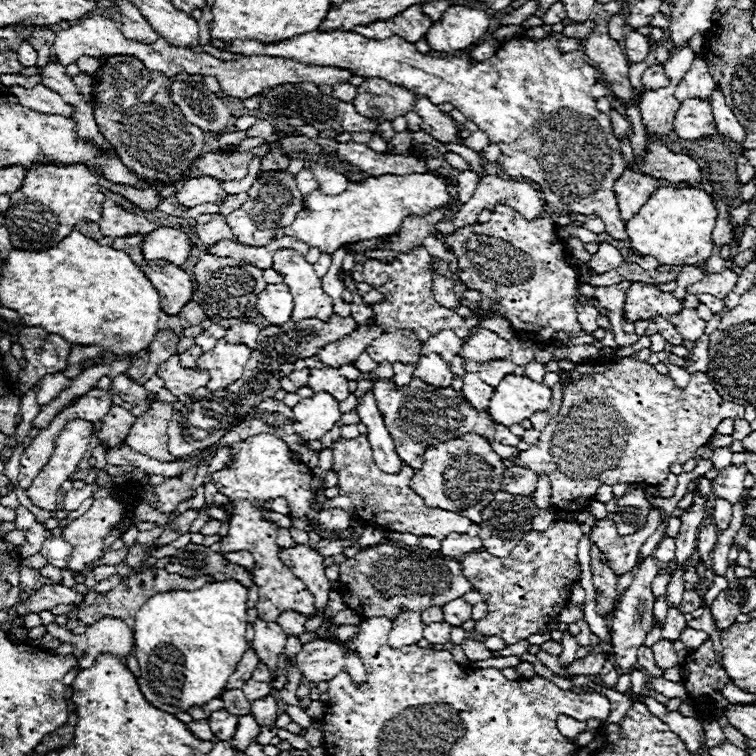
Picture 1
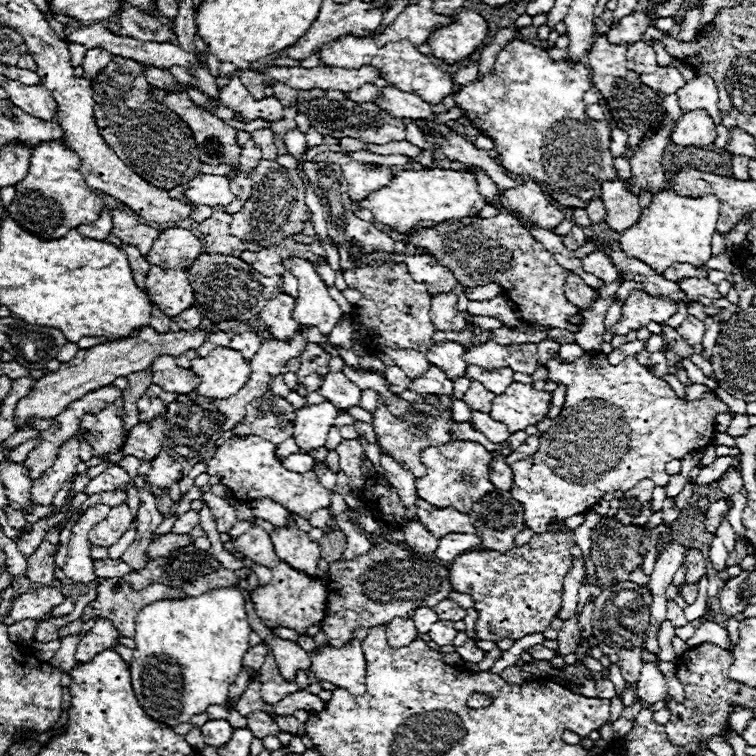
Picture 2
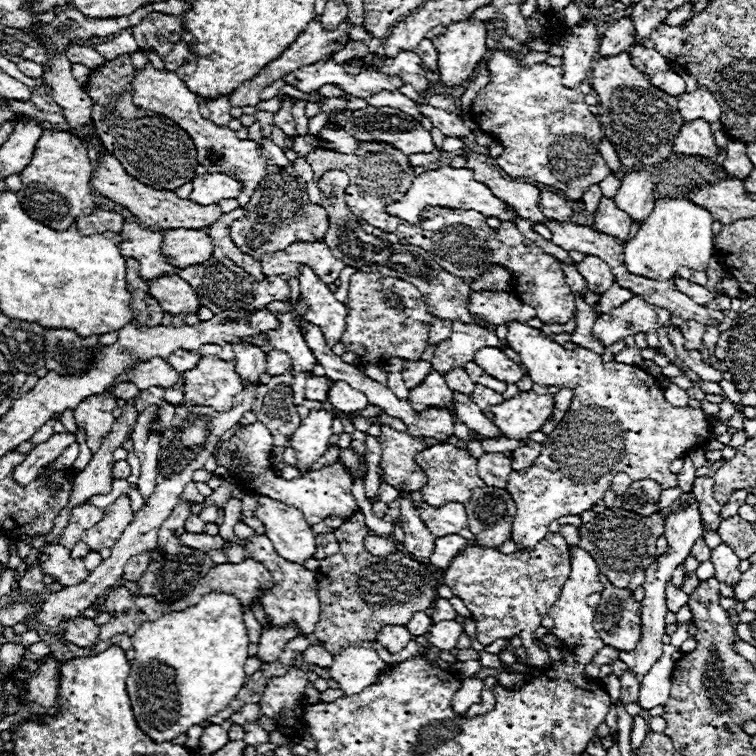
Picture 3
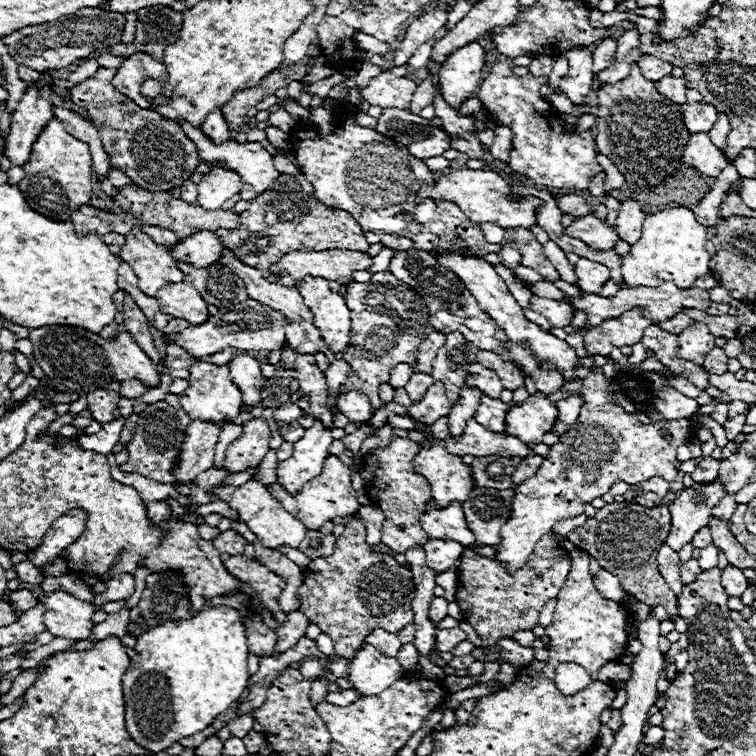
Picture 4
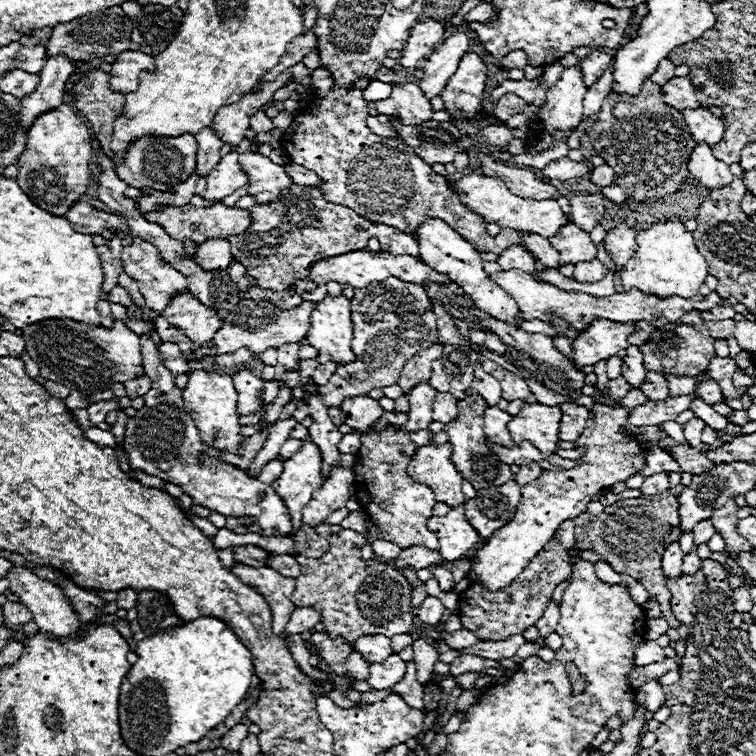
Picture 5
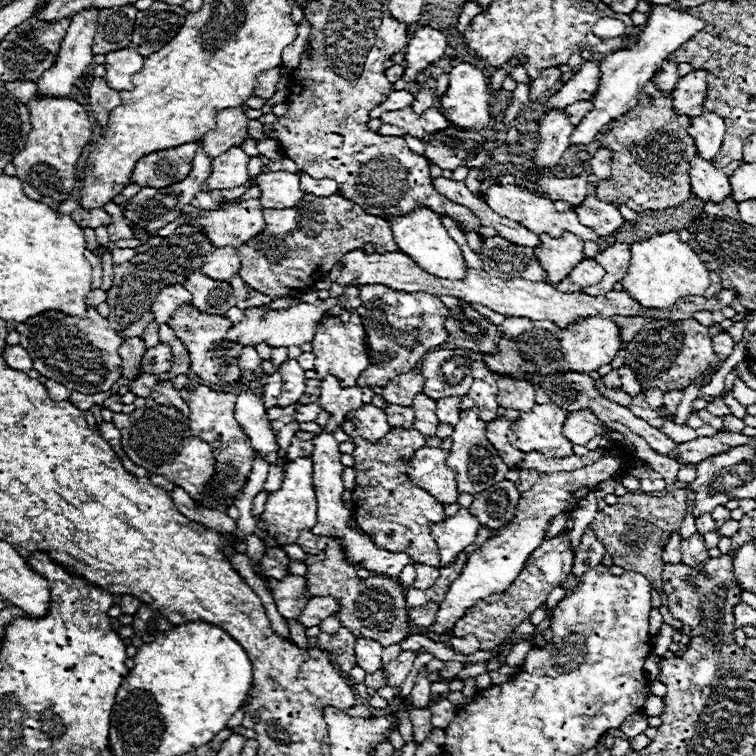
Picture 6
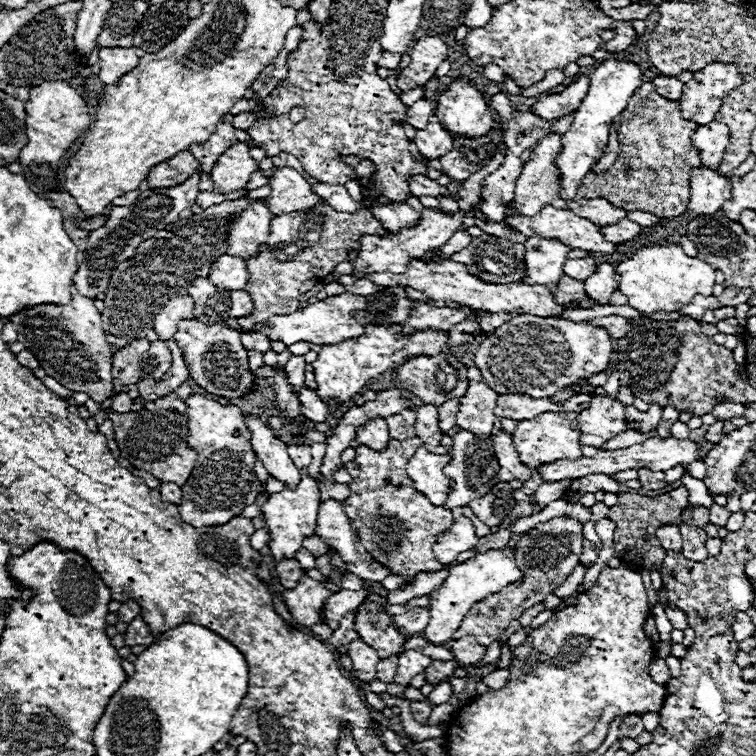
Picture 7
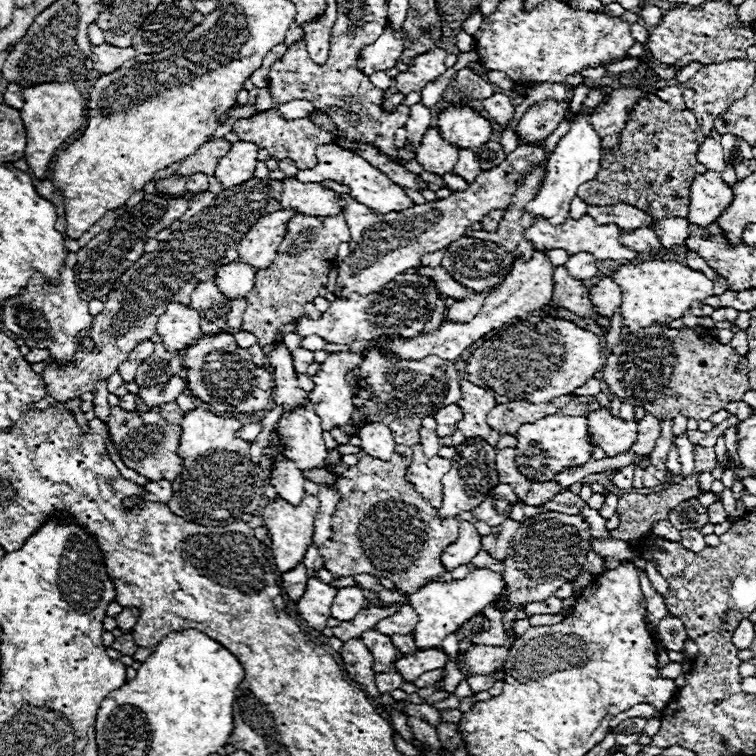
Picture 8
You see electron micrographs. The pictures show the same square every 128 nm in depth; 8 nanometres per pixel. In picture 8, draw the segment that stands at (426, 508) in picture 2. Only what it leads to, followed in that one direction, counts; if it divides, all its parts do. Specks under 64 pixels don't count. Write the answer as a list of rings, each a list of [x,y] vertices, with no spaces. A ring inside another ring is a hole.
[[[460,520],[458,528],[460,528],[460,536],[458,536],[456,544],[450,544],[440,556],[444,568],[450,572],[462,564],[468,564],[482,548],[480,546],[480,534],[476,532],[474,524]]]

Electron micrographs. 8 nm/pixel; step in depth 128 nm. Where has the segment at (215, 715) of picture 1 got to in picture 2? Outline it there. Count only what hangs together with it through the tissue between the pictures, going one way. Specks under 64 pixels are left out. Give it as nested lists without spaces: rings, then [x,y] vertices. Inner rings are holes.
[[[208,720],[202,726],[202,736],[204,736],[206,746],[214,746],[214,748],[224,746],[230,740],[232,732],[234,728],[226,720]]]

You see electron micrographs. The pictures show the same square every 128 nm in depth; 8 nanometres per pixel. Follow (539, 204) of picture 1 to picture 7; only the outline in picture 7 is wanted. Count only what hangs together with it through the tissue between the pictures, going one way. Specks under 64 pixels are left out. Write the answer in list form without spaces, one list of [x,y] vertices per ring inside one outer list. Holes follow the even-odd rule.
[[[628,218],[620,220],[614,226],[602,226],[602,228],[604,228],[604,236],[608,236],[608,240],[612,240],[614,244],[624,244],[624,242],[634,240],[640,234],[644,234],[644,228],[640,224],[628,220]]]

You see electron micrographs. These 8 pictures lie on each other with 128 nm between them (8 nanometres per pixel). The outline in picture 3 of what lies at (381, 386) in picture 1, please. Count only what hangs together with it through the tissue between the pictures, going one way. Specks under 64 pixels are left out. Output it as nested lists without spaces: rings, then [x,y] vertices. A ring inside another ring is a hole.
[[[382,426],[382,434],[378,436],[380,448],[382,448],[382,480],[396,490],[410,490],[416,492],[426,486],[428,478],[422,472],[422,468],[414,462],[416,452],[424,450],[426,444],[408,434],[408,432],[396,432],[390,426]]]

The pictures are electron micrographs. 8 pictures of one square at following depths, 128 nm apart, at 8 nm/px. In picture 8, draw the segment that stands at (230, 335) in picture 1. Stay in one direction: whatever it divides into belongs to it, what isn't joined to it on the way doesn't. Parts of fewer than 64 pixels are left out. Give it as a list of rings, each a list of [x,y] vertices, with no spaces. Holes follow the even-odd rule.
[[[282,454],[274,458],[274,476],[270,484],[276,488],[278,498],[290,502],[290,504],[300,504],[304,500],[304,474],[302,470],[296,468],[296,464]]]

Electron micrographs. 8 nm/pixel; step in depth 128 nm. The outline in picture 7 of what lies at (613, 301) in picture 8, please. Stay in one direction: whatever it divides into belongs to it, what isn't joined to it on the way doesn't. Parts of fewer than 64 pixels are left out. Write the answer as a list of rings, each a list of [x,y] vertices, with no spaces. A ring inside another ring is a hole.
[[[604,262],[598,266],[598,272],[594,276],[590,276],[588,280],[584,280],[584,288],[586,294],[600,306],[610,304],[610,296],[614,290],[618,290],[618,280],[620,276],[616,276],[614,266]]]

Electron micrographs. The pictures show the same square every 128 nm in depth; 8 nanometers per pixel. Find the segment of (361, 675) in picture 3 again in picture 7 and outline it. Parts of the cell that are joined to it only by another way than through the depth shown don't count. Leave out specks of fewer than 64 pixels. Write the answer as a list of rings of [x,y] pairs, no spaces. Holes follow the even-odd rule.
[[[404,650],[398,658],[398,670],[396,670],[396,684],[408,684],[412,680],[412,676],[416,676],[418,672],[422,672],[424,668],[428,668],[432,664],[432,658],[416,652],[416,650]]]

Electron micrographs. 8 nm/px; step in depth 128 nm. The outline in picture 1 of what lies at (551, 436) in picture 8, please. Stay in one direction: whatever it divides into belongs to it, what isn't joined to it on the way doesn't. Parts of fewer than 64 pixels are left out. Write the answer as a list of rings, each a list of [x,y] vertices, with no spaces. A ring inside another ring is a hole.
[[[512,374],[494,388],[488,412],[492,420],[512,426],[522,424],[522,420],[528,420],[534,412],[548,410],[550,400],[552,392],[548,386],[532,382],[526,376]]]

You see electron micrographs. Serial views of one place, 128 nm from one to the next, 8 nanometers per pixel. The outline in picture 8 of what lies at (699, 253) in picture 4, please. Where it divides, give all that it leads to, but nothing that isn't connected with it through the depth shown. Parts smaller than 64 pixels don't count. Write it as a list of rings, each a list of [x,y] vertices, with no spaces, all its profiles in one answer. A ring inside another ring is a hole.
[[[648,260],[642,264],[624,264],[614,274],[612,280],[622,290],[622,326],[628,332],[636,332],[640,328],[650,328],[654,324],[670,324],[676,318],[682,318],[684,312],[704,298],[712,296],[712,280],[708,280],[702,272],[692,270],[684,264],[670,260]]]

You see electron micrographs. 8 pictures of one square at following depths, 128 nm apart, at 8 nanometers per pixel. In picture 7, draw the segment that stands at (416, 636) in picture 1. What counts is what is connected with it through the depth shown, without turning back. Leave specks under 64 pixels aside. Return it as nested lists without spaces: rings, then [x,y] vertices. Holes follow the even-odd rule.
[[[358,638],[358,640],[352,640],[352,642],[350,642],[348,654],[350,654],[350,658],[352,658],[354,676],[356,676],[360,682],[372,684],[372,682],[376,680],[376,664],[378,664],[378,660],[380,660],[378,654],[376,654],[376,650]]]

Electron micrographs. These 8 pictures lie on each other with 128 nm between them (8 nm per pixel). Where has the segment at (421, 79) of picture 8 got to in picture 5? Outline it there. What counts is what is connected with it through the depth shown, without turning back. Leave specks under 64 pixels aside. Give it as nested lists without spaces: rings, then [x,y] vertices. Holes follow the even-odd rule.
[[[428,18],[420,20],[412,28],[412,32],[404,44],[402,58],[398,62],[404,68],[416,68],[420,60],[428,58],[434,52],[434,48],[444,42],[444,38],[446,38],[446,34],[444,34],[444,26],[440,22],[428,20]],[[372,81],[370,85],[364,89],[364,99],[369,102],[386,99],[391,96],[392,85],[380,81]]]

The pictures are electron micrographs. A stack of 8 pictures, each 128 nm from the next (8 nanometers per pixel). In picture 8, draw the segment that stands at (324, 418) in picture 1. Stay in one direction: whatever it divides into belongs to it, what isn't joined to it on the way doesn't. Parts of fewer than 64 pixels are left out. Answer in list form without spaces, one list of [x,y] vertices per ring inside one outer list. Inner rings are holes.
[[[304,496],[302,504],[298,506],[292,506],[280,498],[276,498],[274,502],[270,502],[264,512],[262,512],[262,518],[264,518],[264,526],[268,530],[268,538],[270,538],[270,550],[272,550],[272,556],[274,556],[274,564],[276,568],[284,574],[292,568],[296,568],[298,564],[302,564],[304,560],[304,554],[308,550],[308,546],[312,544],[312,534],[314,534],[314,516],[318,512],[318,498],[314,496]]]

